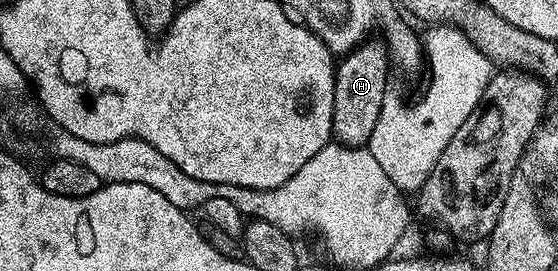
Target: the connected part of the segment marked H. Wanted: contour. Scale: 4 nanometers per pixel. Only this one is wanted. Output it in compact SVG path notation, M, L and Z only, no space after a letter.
M370 37L352 48L347 55L337 60L334 73L334 108L332 109L333 138L345 147L367 146L372 137L372 129L376 129L376 117L380 117L380 105L384 105L384 97L388 90L386 74L392 68L392 60L388 48L381 38Z

